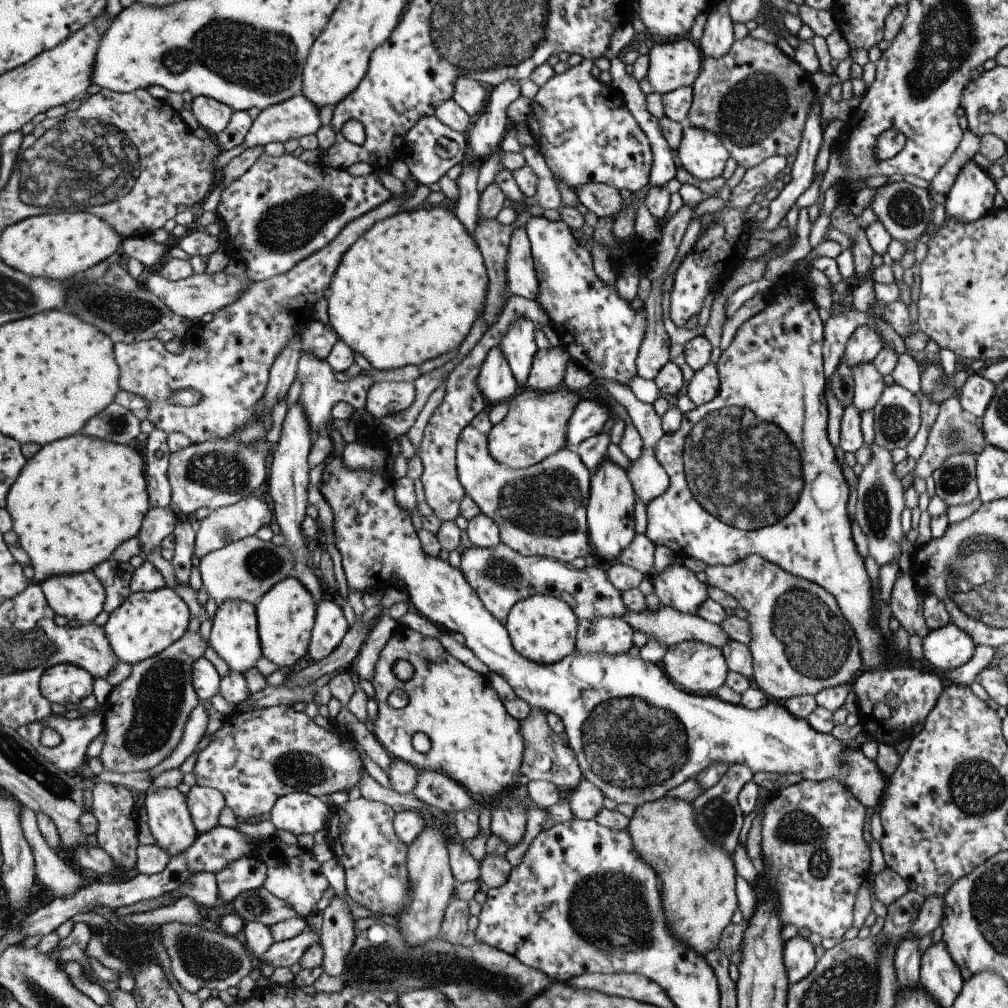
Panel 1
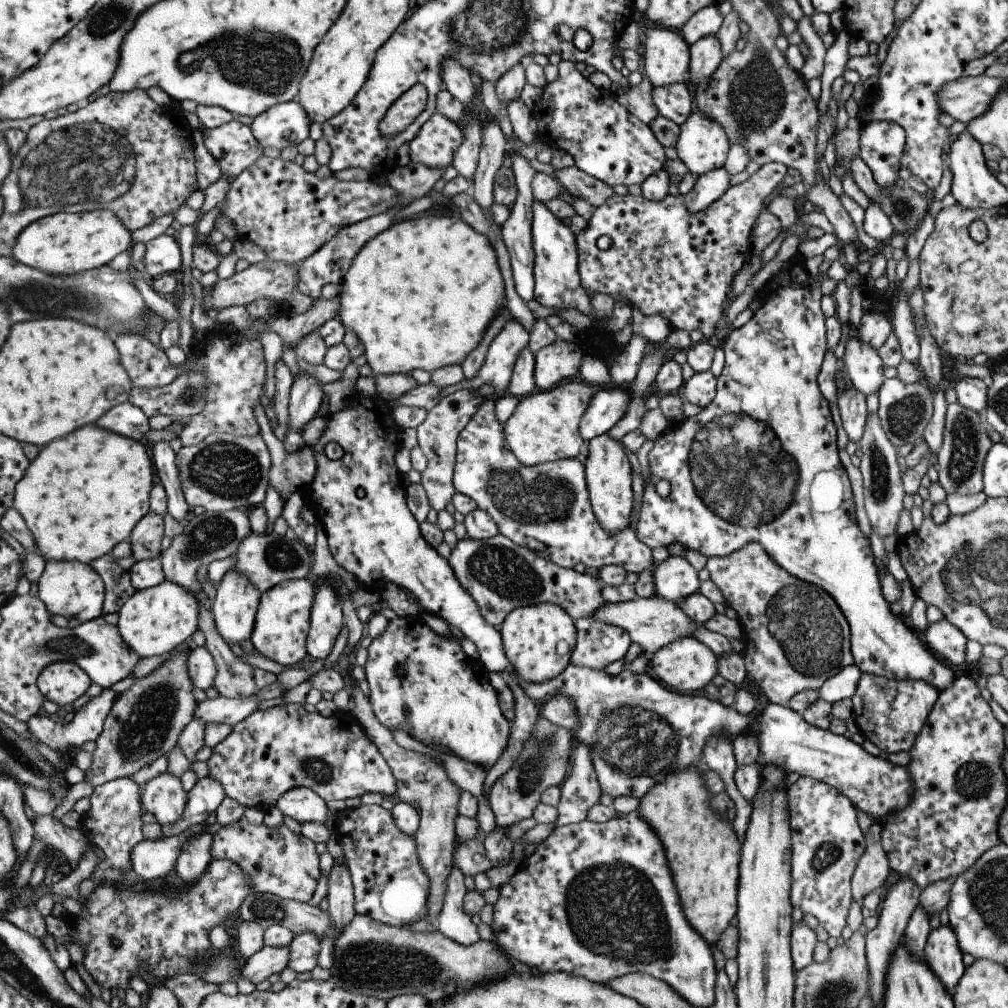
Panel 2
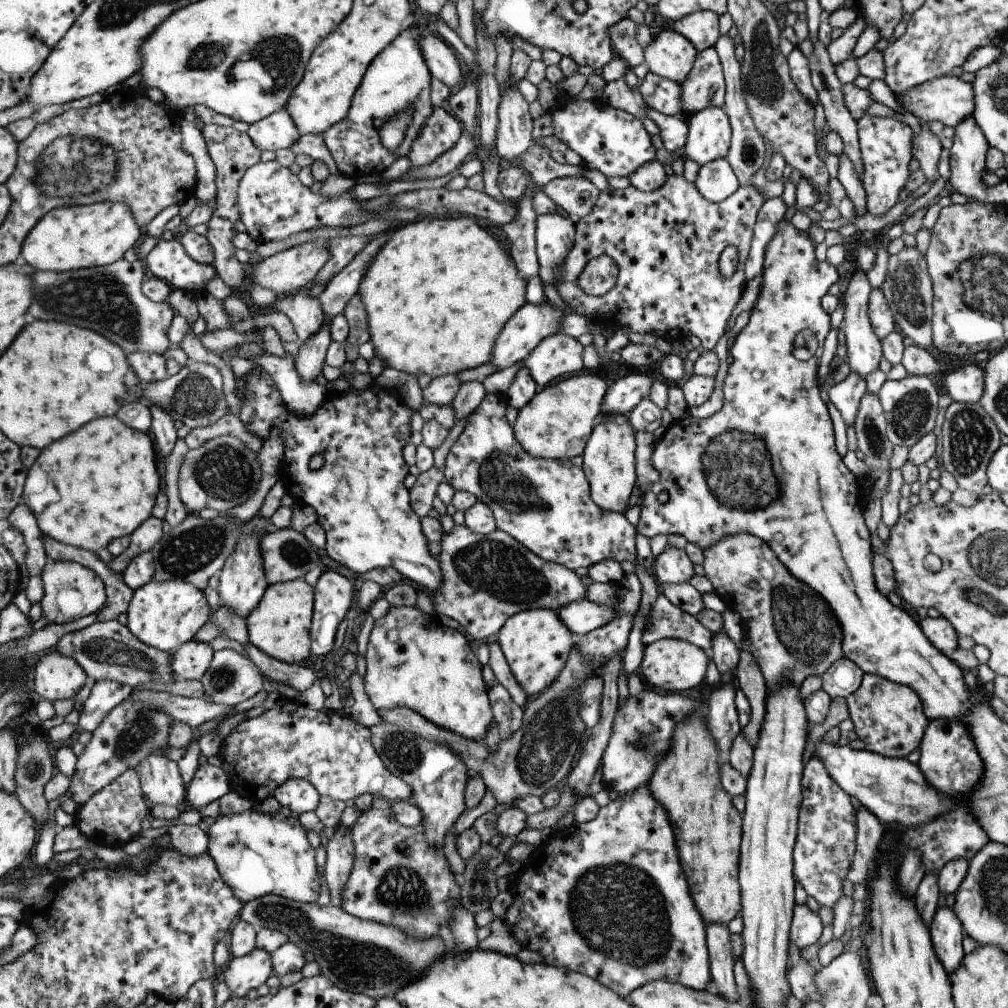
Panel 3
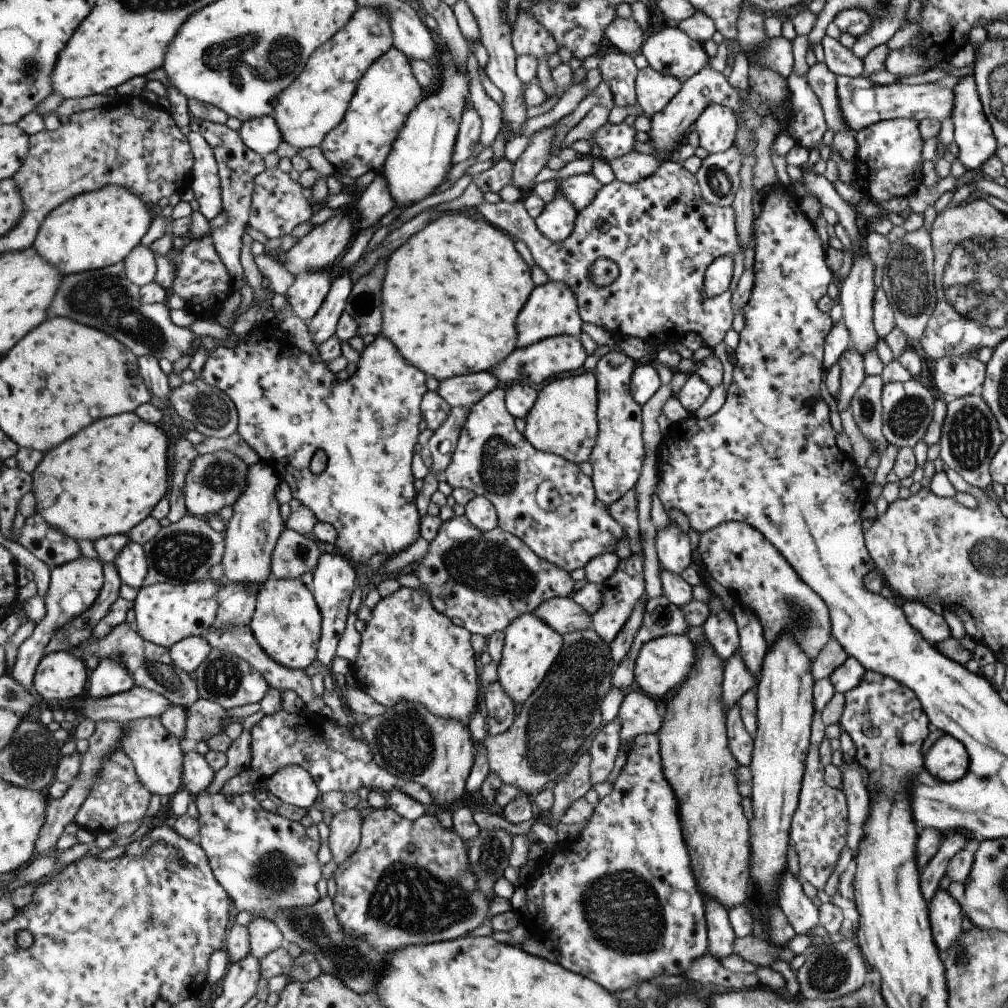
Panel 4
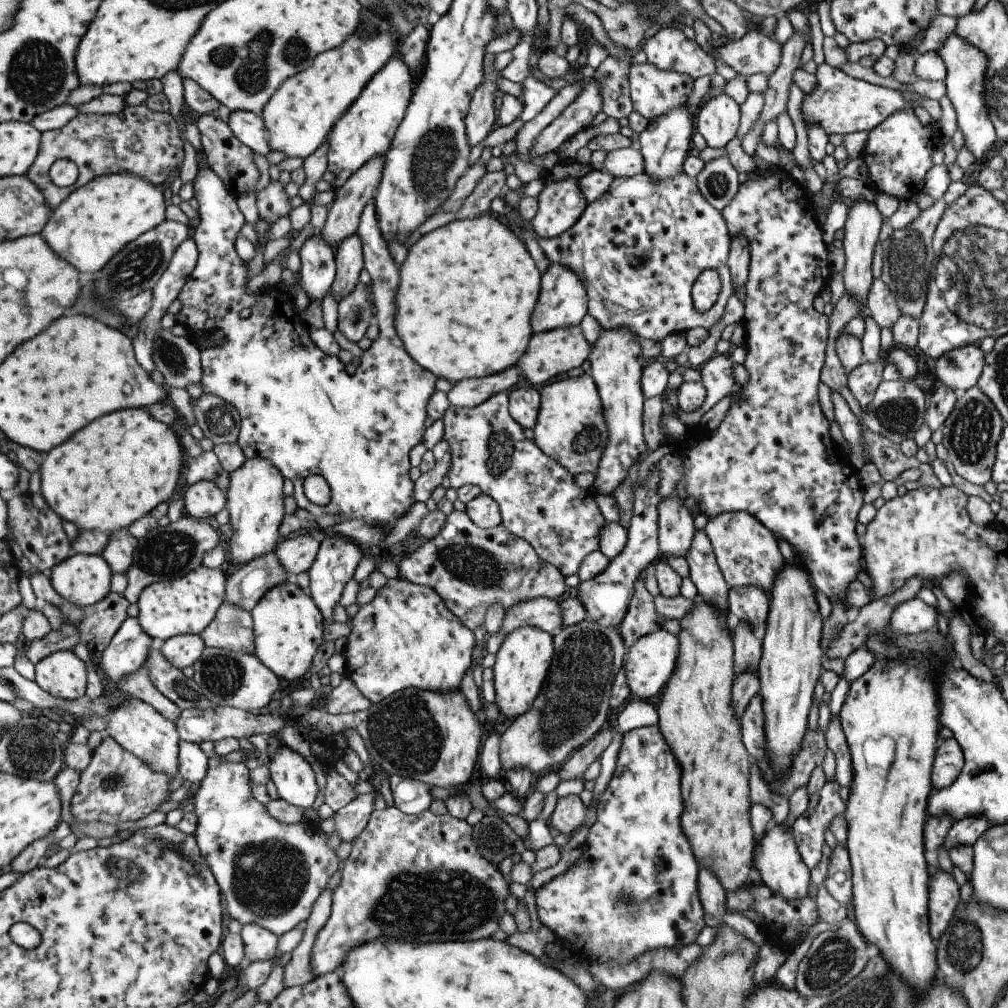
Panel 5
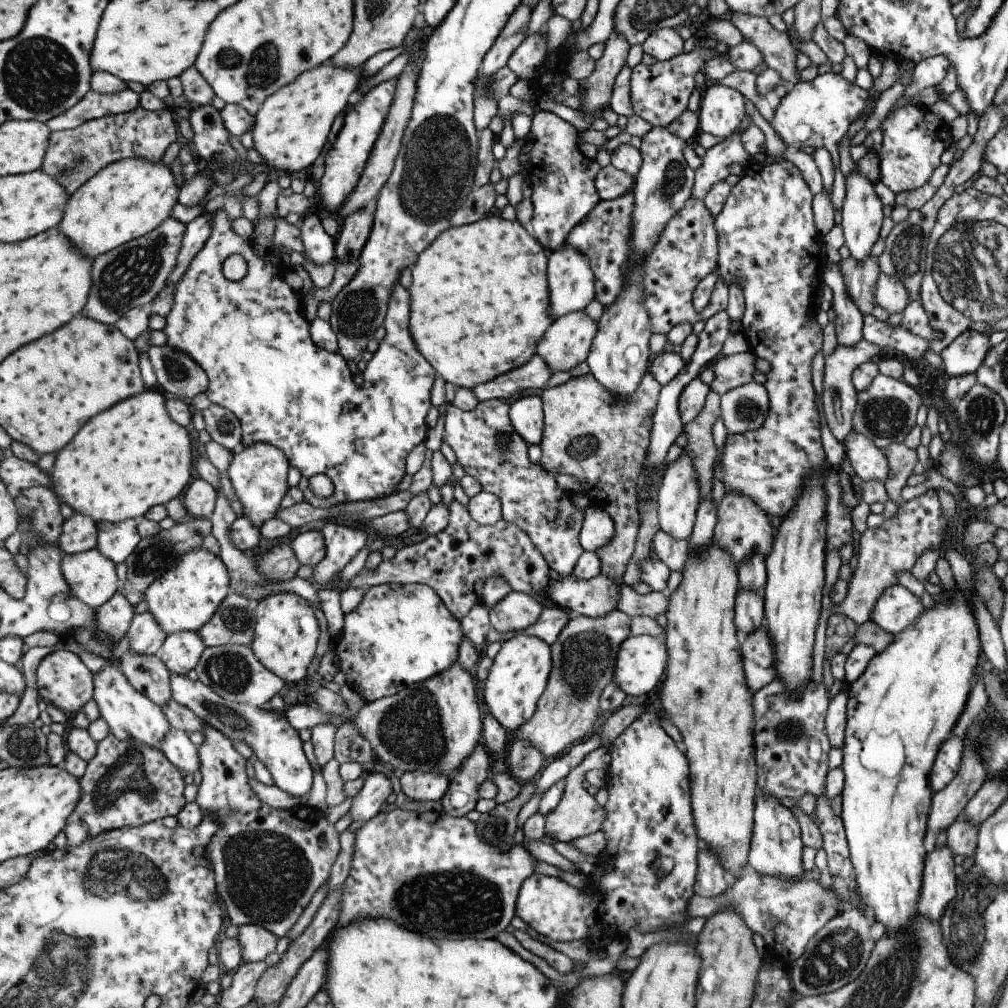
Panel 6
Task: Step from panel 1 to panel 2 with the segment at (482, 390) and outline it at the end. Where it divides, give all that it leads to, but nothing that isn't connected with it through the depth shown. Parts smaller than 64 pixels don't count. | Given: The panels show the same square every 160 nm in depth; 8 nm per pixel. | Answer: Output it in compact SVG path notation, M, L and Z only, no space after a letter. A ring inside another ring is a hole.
M507 318L501 330L488 344L481 368L469 380L462 380L445 386L439 393L442 397L461 389L476 390L487 384L495 390L495 397L506 394L514 362L521 351L528 346L528 330L513 318Z

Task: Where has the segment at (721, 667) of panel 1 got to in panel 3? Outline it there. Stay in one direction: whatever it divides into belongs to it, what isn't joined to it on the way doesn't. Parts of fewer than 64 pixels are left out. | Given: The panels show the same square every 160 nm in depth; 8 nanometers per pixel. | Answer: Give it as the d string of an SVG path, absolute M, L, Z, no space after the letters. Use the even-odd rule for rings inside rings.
M659 639L645 645L637 671L646 686L665 693L678 693L697 686L705 676L708 656L698 646L683 639Z

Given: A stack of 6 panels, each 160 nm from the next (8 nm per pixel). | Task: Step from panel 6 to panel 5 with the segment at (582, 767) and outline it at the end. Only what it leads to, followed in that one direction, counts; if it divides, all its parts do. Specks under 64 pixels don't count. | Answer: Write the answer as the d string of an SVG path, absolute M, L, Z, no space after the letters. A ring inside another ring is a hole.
M568 794L556 800L556 805L547 820L548 826L556 833L573 835L585 821L586 806L581 803L579 795Z

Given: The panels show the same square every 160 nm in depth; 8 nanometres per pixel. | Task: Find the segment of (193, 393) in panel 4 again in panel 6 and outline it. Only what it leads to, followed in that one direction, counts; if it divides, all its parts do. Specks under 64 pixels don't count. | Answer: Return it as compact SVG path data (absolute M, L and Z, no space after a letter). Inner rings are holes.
M213 403L201 413L211 440L219 442L234 453L245 448L242 424L234 412Z

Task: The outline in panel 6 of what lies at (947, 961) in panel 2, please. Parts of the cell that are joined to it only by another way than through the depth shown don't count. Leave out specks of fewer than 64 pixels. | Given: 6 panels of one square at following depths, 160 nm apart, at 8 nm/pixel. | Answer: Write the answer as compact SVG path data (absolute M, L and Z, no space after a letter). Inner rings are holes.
M945 844L924 856L921 884L916 900L917 914L932 920L940 919L947 904L955 896L954 854Z

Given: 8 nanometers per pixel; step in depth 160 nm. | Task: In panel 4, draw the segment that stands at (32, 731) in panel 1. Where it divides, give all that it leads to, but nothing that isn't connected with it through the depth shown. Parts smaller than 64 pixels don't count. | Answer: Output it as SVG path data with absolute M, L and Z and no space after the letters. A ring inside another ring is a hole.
M113 658L100 660L98 667L91 672L87 696L101 700L115 694L133 690L136 687L131 672Z

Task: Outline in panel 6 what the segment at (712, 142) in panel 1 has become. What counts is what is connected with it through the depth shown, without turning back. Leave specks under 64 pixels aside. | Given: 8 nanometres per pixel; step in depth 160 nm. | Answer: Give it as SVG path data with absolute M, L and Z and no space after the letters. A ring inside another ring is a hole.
M707 83L698 104L698 132L729 137L744 117L743 95L720 83Z

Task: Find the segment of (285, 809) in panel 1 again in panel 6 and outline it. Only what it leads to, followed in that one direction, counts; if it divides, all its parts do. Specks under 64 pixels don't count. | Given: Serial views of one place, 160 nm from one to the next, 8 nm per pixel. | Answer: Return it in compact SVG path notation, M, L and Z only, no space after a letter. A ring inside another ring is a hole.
M171 675L170 681L172 697L175 700L190 708L207 723L218 728L233 742L243 740L248 743L254 750L255 758L258 758L272 775L275 785L299 798L304 798L308 792L311 792L313 770L305 756L301 736L292 722L289 722L285 710L274 711L268 707L230 701L200 680L189 680L181 675Z

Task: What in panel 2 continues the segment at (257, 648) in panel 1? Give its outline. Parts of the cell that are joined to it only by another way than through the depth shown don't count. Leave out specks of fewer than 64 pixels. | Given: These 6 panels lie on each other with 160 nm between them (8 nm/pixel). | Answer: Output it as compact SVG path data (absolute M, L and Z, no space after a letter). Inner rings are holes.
M229 569L217 586L212 613L217 625L219 634L227 641L241 645L249 641L252 637L260 600L263 594L258 586L248 579L247 575L242 575L237 569Z

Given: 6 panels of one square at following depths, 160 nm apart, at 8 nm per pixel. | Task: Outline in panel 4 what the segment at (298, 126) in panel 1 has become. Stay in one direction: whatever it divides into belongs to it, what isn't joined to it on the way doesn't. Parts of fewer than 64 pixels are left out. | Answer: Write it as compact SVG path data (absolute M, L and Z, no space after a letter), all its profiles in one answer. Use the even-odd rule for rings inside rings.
M273 115L244 122L240 131L243 142L260 156L276 153L283 144L283 132Z

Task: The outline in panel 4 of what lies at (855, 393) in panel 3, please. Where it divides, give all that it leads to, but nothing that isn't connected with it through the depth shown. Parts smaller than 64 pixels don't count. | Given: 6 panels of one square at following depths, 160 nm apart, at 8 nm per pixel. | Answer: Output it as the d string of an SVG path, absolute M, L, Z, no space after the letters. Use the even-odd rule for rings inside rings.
M851 345L841 354L839 360L839 368L841 368L840 386L837 390L837 398L835 403L837 412L843 412L845 408L850 408L850 401L855 394L855 390L859 388L859 384L865 378L865 372L862 362L862 356L859 352L855 352Z

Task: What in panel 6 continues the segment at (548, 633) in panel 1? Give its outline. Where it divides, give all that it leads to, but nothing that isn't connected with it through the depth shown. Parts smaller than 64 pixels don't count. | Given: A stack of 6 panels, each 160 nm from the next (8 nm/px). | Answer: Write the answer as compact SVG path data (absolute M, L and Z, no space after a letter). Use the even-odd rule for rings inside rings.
M517 635L500 644L492 665L483 678L483 698L489 715L505 729L515 732L535 712L551 668L550 646L539 637Z

